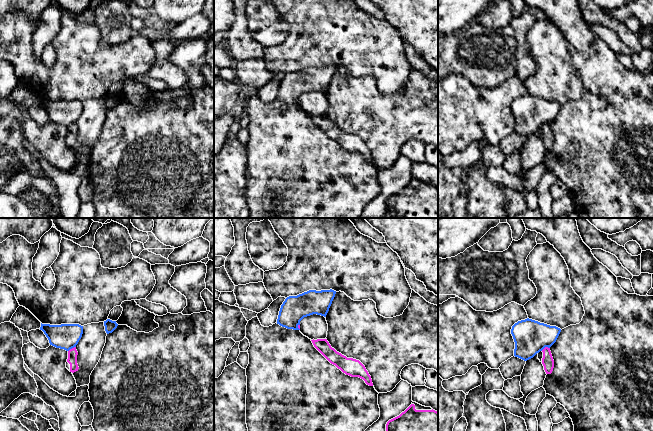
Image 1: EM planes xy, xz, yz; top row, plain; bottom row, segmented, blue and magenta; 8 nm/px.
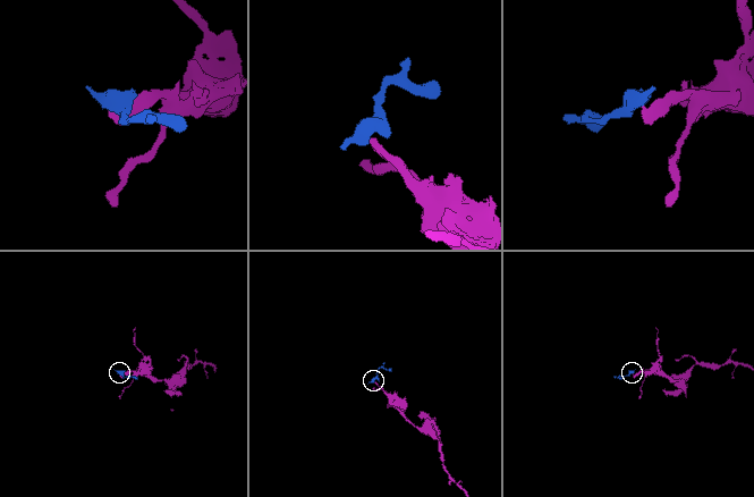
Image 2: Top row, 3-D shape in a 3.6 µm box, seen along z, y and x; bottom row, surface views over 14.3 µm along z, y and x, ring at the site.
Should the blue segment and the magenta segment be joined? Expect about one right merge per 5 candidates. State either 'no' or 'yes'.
no

